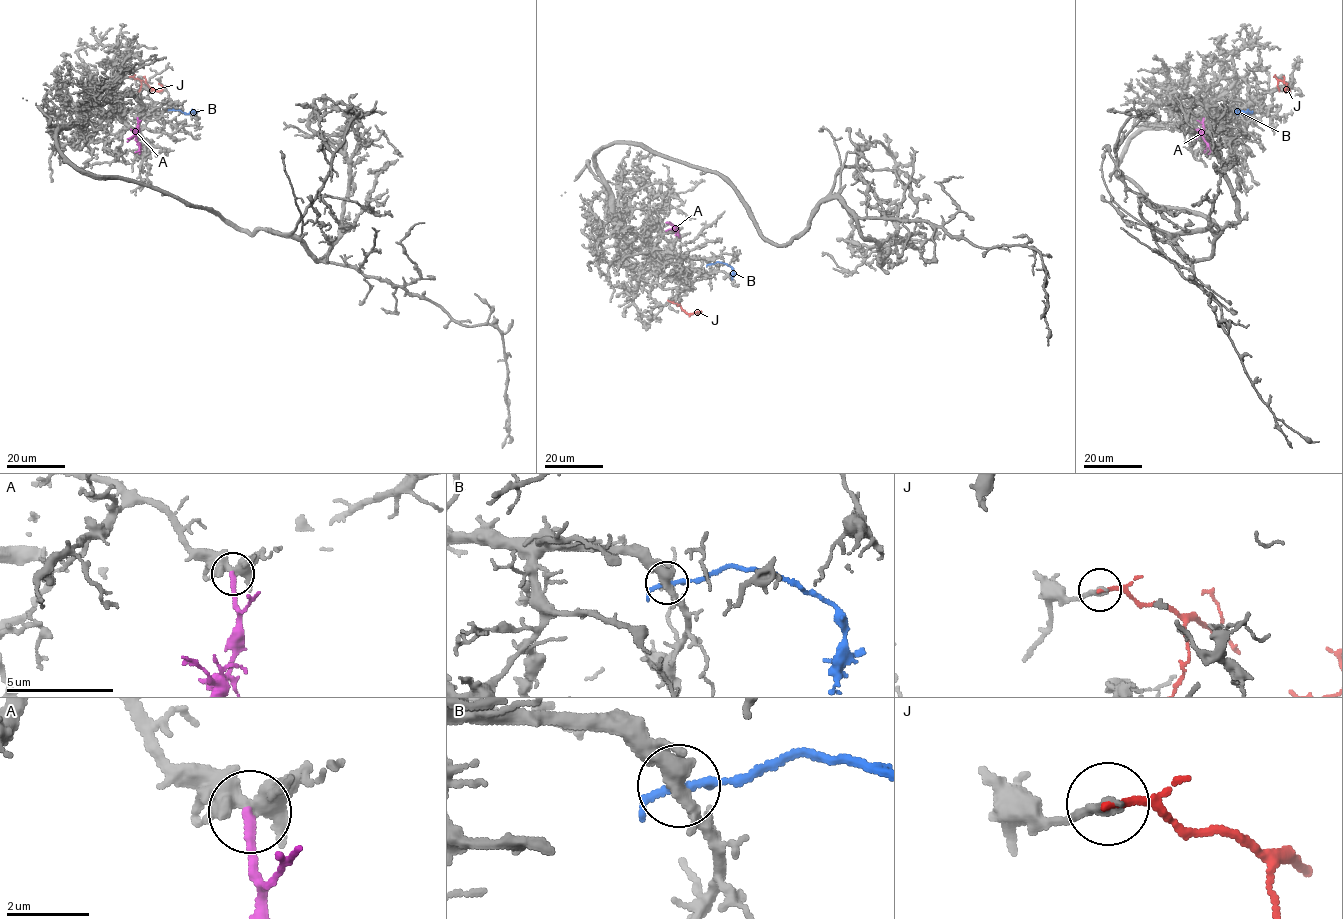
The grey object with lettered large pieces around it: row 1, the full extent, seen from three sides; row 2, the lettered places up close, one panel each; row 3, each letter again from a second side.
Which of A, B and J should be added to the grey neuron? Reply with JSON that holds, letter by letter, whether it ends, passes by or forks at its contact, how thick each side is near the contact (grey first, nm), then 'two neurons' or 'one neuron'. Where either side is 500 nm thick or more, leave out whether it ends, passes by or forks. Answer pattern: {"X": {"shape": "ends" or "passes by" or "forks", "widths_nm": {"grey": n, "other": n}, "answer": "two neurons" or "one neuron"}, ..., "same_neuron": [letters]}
{"A": {"shape": "ends", "widths_nm": {"grey": 440, "other": 240}, "answer": "one neuron"}, "B": {"shape": "passes by", "widths_nm": {"grey": 320, "other": 200}, "answer": "two neurons"}, "J": {"shape": "ends", "widths_nm": {"grey": 220, "other": 180}, "answer": "two neurons"}, "same_neuron": ["A"]}

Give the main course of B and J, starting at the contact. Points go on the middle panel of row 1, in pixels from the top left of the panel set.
B: (709, 264), (726, 263), (732, 268), (733, 279)
J: (668, 300), (688, 314), (701, 312), (697, 314)

